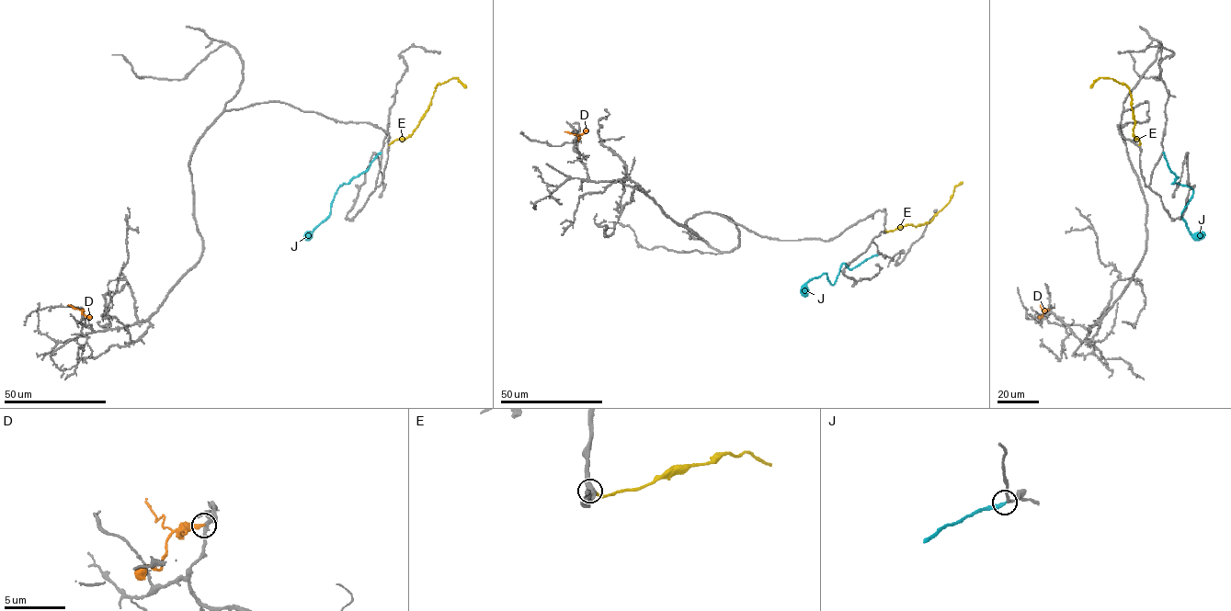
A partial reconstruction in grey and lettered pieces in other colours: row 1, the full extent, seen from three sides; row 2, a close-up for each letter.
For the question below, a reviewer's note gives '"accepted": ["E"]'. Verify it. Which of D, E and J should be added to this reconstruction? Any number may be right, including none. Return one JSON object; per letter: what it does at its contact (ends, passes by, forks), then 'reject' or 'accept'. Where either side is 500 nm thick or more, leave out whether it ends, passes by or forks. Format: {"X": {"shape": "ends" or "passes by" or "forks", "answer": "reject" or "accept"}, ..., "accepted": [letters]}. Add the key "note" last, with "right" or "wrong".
{"D": {"shape": "ends", "answer": "reject"}, "E": {"answer": "accept"}, "J": {"shape": "ends", "answer": "reject"}, "accepted": ["E"], "note": "right"}

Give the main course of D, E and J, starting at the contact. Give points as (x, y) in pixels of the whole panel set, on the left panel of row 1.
D: (81, 309), (68, 304)
E: (388, 144), (412, 133), (438, 84), (456, 77), (465, 87)
J: (381, 152), (368, 169), (340, 186), (331, 204), (330, 214), (311, 236), (308, 234)

